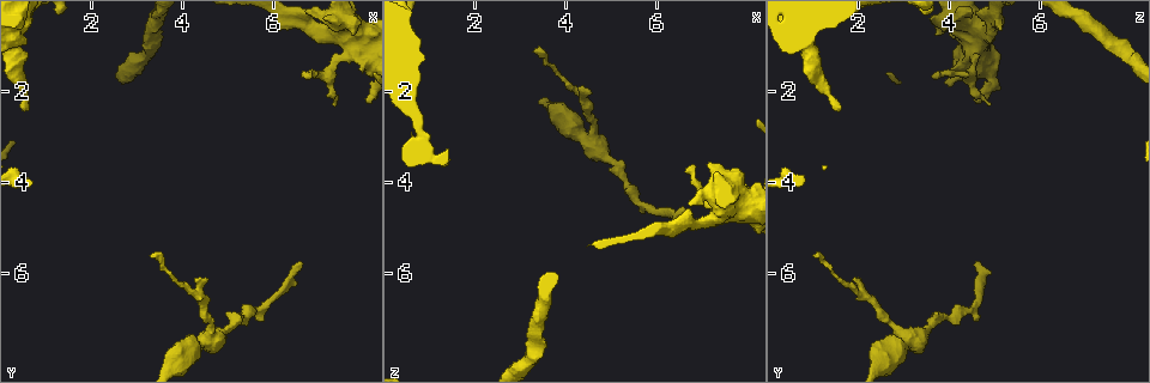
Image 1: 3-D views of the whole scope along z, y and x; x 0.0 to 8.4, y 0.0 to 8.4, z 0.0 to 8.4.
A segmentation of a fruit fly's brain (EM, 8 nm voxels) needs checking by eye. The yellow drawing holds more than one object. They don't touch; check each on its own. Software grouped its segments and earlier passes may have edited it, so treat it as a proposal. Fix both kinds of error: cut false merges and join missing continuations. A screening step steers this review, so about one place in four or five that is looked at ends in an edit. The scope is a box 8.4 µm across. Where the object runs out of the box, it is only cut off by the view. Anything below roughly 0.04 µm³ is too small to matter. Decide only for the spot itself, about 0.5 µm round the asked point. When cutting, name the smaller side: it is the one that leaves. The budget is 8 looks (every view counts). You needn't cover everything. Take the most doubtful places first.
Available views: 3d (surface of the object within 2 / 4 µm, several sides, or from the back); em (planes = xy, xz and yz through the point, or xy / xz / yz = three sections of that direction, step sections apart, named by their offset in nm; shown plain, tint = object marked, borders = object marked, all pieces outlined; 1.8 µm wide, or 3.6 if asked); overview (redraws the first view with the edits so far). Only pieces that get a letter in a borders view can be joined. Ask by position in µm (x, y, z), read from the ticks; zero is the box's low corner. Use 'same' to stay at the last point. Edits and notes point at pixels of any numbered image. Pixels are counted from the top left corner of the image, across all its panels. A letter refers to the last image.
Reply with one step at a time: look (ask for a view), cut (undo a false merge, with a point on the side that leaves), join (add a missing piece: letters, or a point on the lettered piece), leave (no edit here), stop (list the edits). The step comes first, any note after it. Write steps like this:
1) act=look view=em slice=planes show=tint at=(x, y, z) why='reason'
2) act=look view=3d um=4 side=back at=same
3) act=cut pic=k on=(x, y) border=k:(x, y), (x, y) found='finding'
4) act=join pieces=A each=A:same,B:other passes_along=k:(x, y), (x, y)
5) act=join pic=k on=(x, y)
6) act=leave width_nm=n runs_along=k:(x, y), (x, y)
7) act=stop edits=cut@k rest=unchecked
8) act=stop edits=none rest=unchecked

act=look view=em slice=xz step=16 show=borders at=(4.40, 6.15, 1.85) why='tapers out'

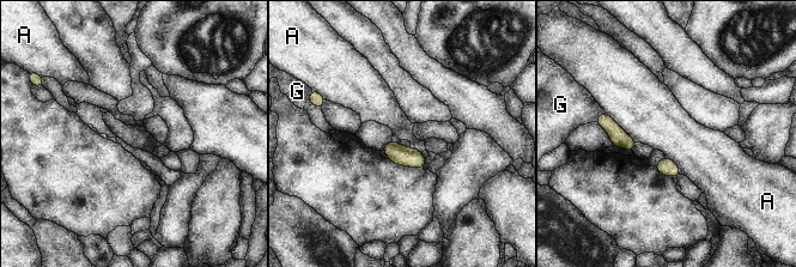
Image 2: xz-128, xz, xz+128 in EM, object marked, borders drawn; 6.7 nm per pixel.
act=look view=em slice=planes show=borders at=same why='cut it another way'

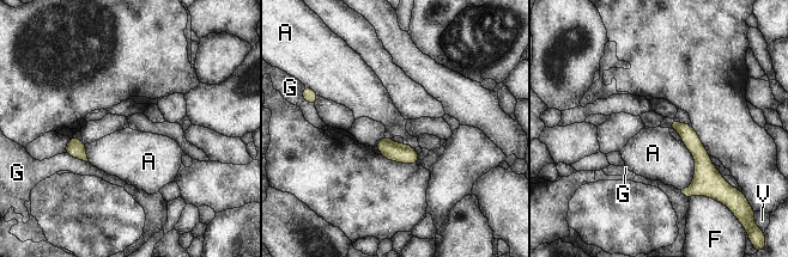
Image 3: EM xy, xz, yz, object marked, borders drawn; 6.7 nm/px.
act=leave width_nm=100 each=A:other,F:other,G:other,V:other border=3:(680, 141), (693, 158), (682, 190) found='none of them fits'

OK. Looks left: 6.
act=look view=3d um=2 at=(6.65, 5.80, 4.60) why='branch stops here'

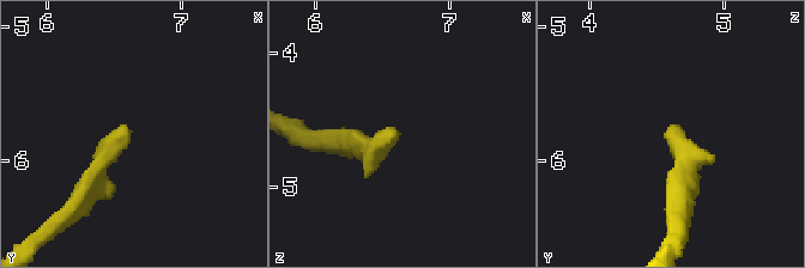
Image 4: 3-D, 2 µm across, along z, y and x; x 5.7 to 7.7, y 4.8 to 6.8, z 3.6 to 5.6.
act=look view=em slice=xz step=16 show=borders at=(6.62, 5.76, 4.60)

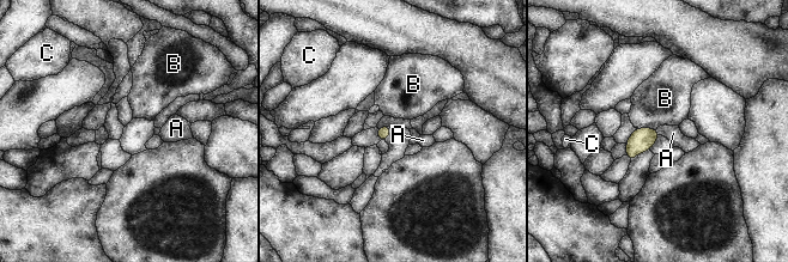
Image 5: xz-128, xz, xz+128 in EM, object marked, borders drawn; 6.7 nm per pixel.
act=look view=em slice=planes show=borders at=same

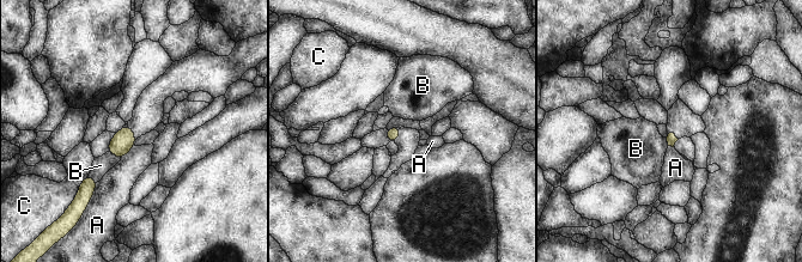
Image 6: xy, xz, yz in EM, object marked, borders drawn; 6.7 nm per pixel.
act=leave longest_contact=A:150nm each=A:other,B:other,C:other border=6:(108, 151), (120, 159) found='no lettered piece goes on from it'

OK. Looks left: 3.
act=look view=3d um=4 at=(7.30, 1.45, 4.60) why='thin neck'

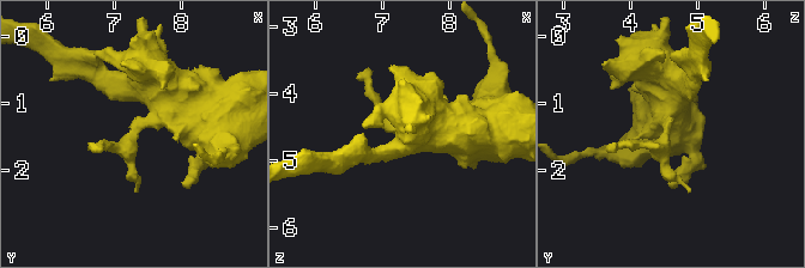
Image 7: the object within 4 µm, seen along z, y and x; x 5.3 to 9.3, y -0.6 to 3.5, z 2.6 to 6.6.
act=look view=em um=3.6 slice=planes show=borders at=(7.30, 1.50, 4.55)

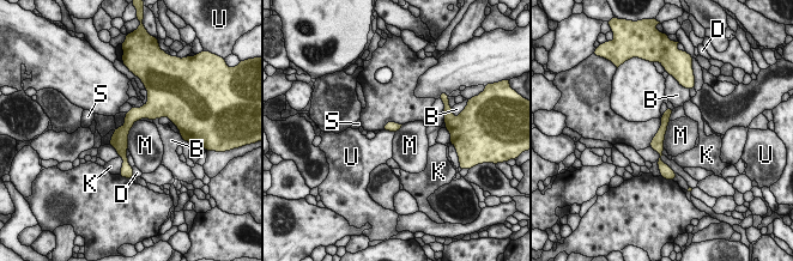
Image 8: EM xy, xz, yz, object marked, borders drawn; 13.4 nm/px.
act=leave width_nm=140 longest_contact=M:420nm each=B:other,D:other,K:other,M:other,S:other,U:other found='all the same neuron'

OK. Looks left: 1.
act=stop edits=none rest=unchecked

